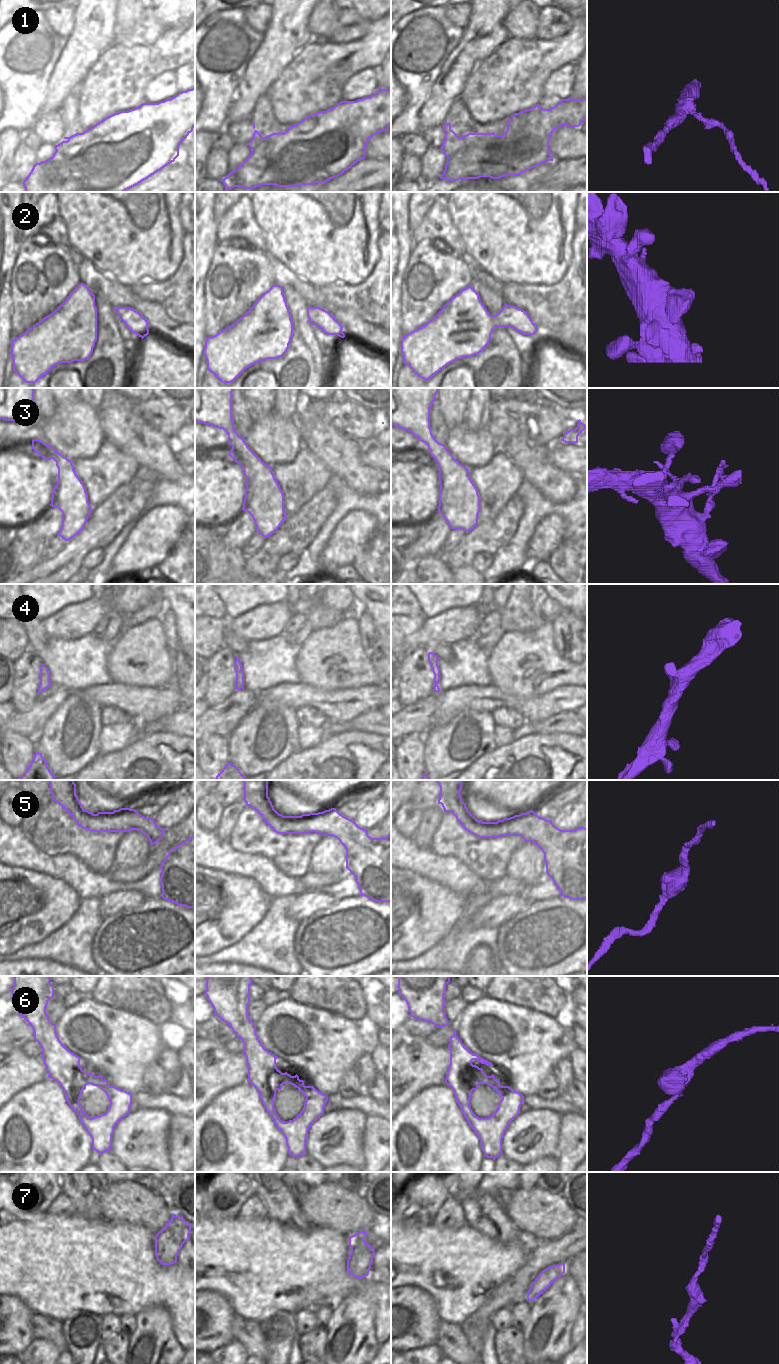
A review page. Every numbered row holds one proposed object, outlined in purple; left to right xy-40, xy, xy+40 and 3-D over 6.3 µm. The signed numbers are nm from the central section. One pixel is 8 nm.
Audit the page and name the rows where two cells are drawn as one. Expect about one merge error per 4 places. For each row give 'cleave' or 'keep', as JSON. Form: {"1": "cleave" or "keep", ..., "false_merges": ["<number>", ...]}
{"1": "cleave", "2": "keep", "3": "keep", "4": "keep", "5": "keep", "6": "keep", "7": "keep", "false_merges": ["1"]}

